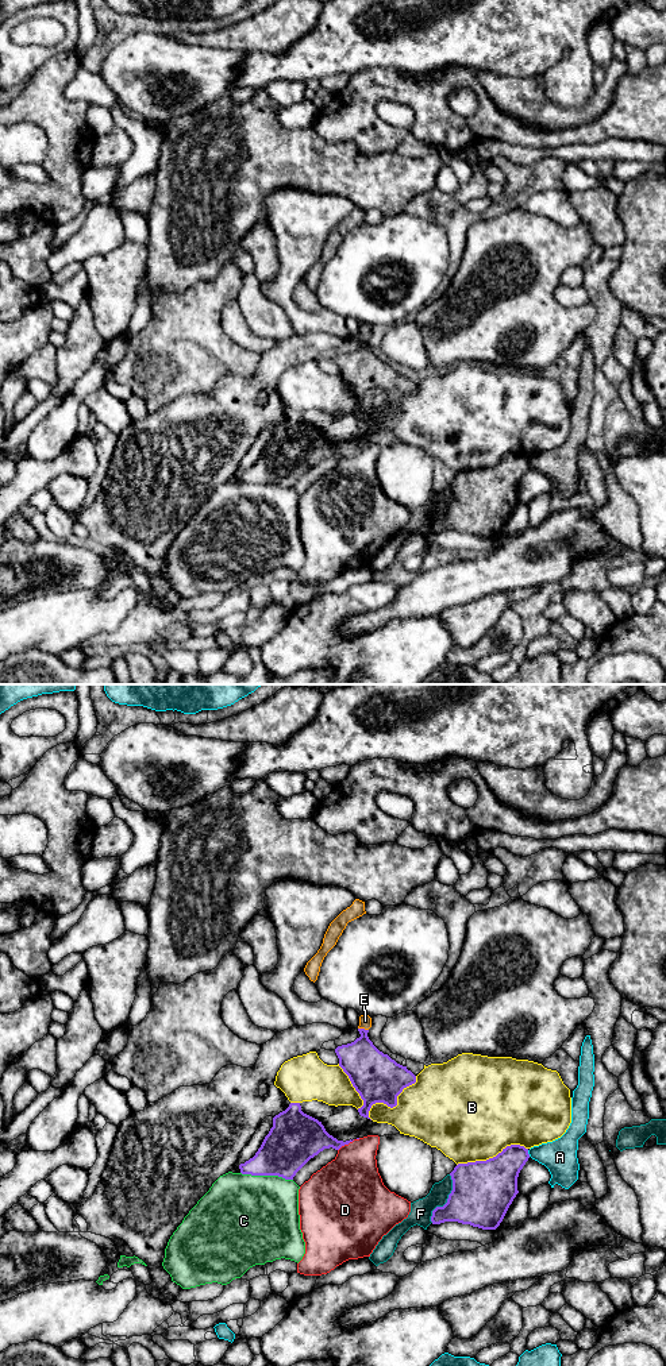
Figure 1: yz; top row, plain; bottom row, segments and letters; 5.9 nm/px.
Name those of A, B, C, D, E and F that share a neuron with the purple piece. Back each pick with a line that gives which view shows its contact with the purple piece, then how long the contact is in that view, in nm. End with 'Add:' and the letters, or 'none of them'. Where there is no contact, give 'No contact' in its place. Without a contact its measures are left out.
E: Touches purple in yz. Shared border 70 nm
Add: E

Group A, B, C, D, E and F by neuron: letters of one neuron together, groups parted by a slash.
A / B / C / D / E / F

